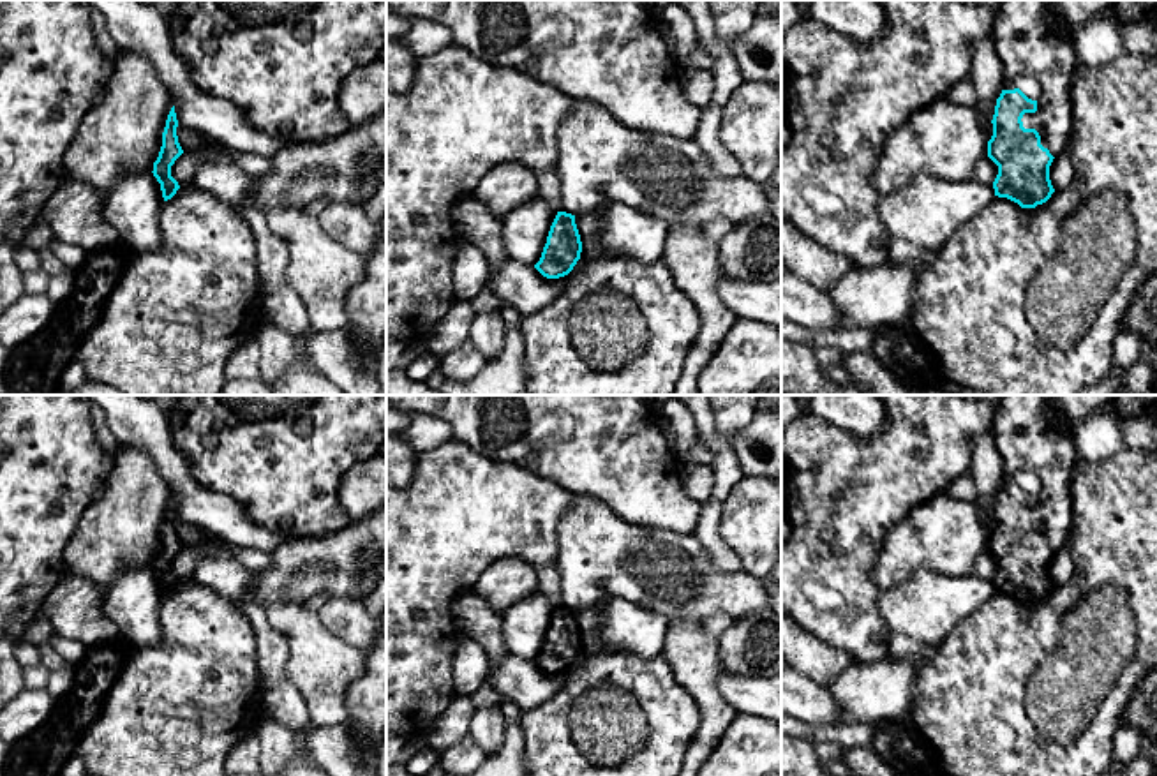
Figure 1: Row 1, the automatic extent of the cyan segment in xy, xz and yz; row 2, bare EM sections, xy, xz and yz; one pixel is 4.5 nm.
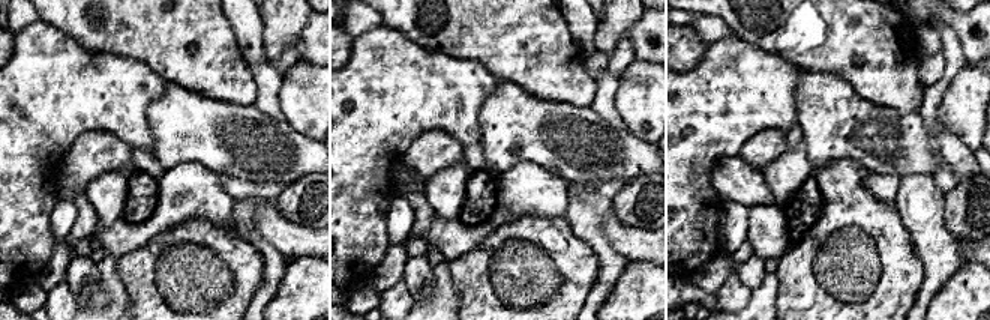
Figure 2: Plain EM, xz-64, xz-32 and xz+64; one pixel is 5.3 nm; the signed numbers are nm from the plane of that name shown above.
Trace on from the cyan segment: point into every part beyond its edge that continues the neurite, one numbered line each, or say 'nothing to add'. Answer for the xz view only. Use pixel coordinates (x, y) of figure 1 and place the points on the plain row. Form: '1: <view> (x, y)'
nothing to add

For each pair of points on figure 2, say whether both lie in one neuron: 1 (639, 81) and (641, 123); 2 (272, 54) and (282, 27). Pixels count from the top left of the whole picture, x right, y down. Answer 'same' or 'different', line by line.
1: same
2: same

